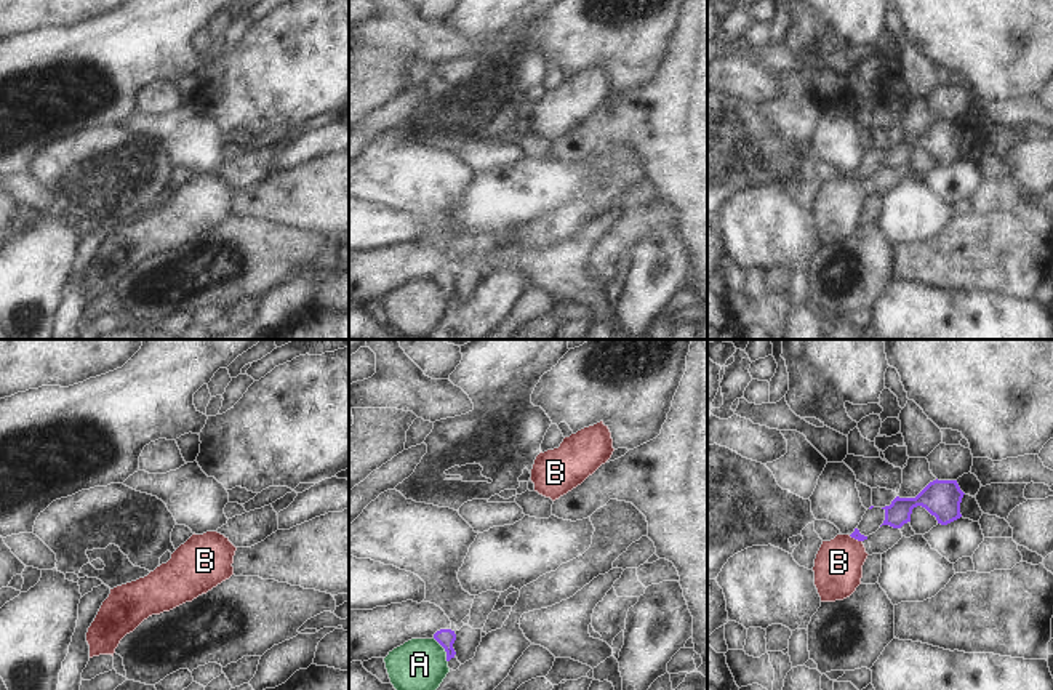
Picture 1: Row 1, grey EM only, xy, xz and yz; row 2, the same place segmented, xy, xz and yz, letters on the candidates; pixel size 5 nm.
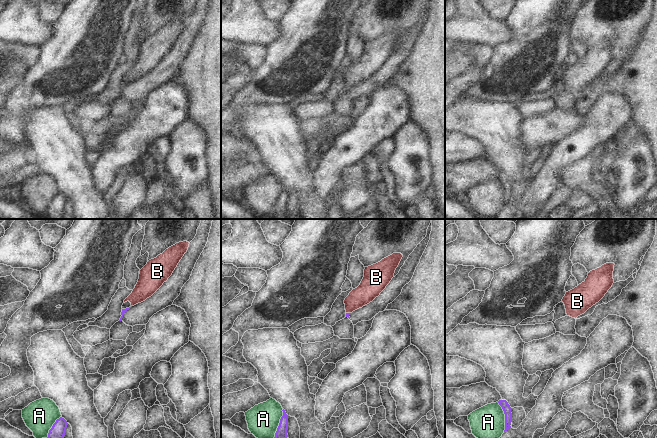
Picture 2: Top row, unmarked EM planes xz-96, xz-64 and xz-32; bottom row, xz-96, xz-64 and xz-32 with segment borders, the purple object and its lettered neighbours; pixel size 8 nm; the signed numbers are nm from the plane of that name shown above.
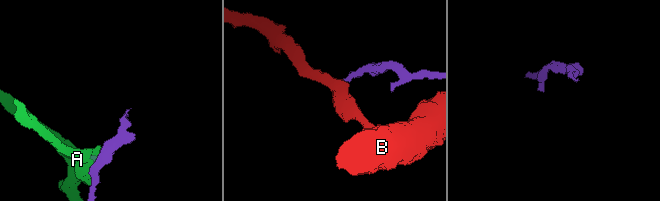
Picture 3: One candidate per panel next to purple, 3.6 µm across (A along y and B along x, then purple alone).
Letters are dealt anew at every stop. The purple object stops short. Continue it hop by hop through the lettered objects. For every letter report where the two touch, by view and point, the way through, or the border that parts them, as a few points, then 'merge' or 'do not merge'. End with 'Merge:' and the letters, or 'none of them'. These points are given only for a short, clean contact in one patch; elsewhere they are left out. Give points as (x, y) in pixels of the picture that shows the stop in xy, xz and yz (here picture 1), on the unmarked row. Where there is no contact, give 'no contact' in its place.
A: meets purple in xz at (445, 292); do not merge
B: meets purple in yz at (855, 180); border along yz (848, 176), (861, 183); do not merge
Merge: none of them

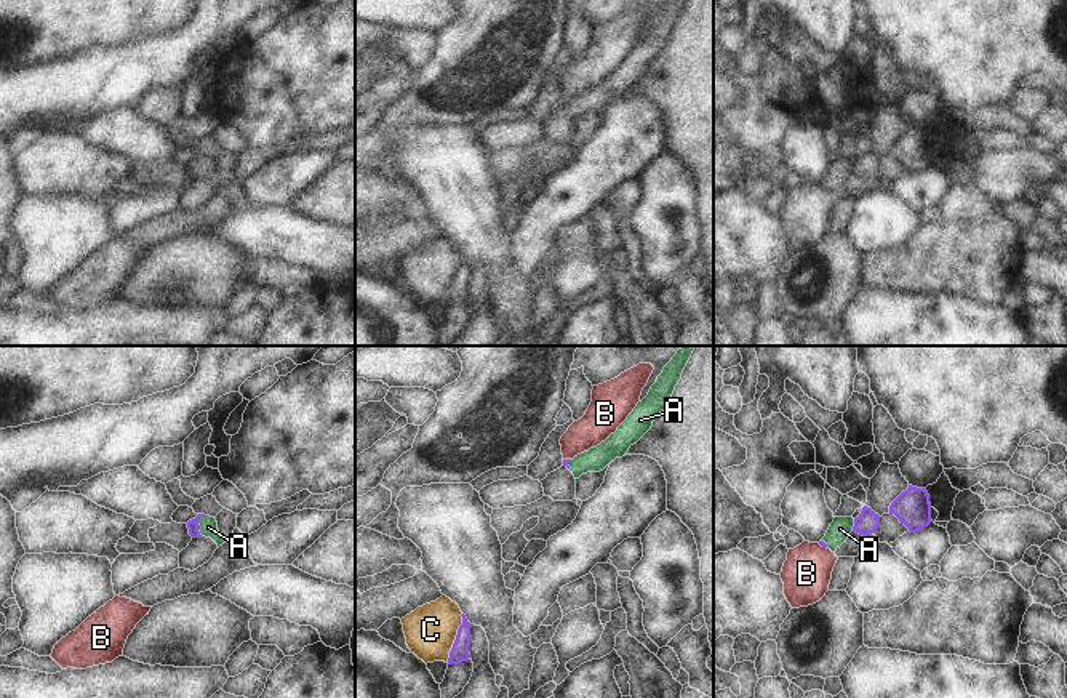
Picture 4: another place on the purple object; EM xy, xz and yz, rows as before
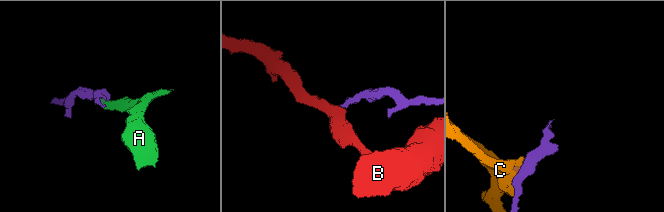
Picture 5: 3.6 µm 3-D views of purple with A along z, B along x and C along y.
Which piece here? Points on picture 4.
A: meets purple in xy at (199, 167); runs through xy (192, 167), (199, 167), (208, 168); merge
B: meets purple in yz at (823, 188); border along yz (818, 184), (827, 191); do not merge
C: meets purple in xz at (456, 279); do not merge
Merge: A

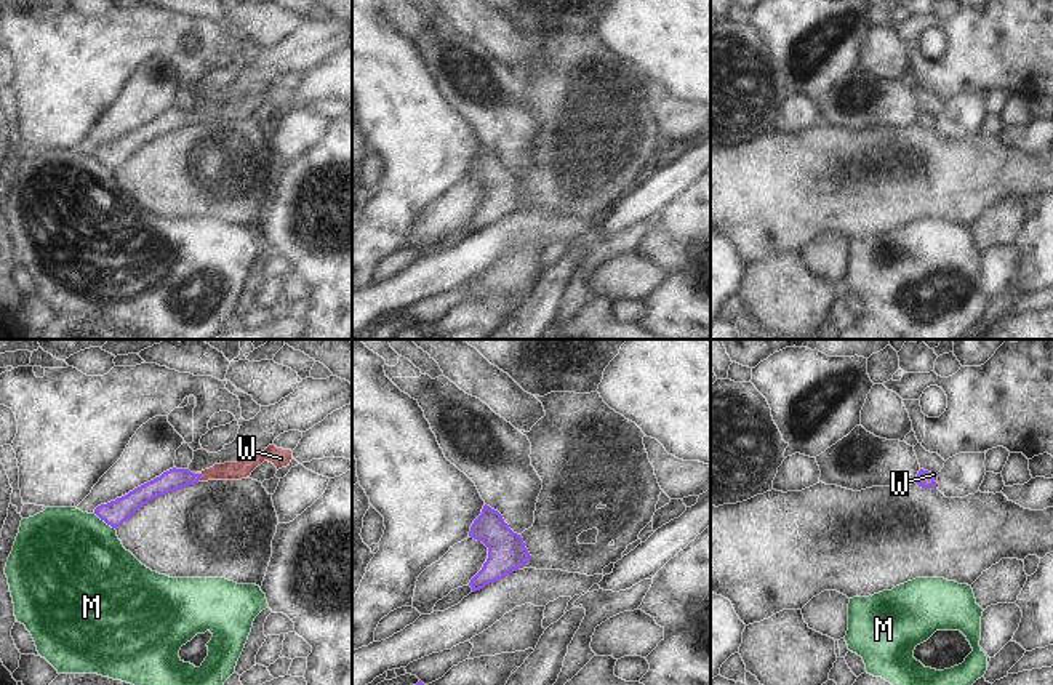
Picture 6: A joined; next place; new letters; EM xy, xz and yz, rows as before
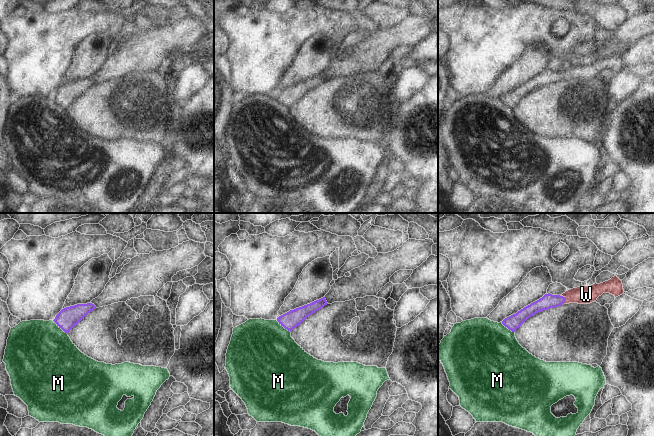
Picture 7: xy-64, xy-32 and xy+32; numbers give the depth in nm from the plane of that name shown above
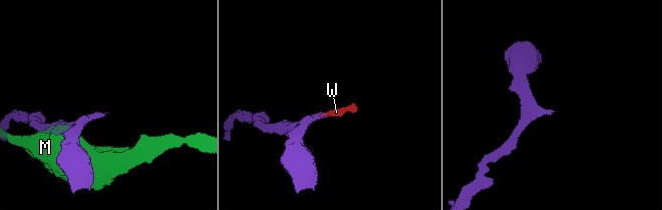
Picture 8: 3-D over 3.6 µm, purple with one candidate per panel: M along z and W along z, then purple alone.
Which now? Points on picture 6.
M: meets purple in xy at (104, 162); do not merge
W: meets purple in xy at (197, 116); runs through xy (173, 120), (197, 116), (229, 112); merge
Merge: W

